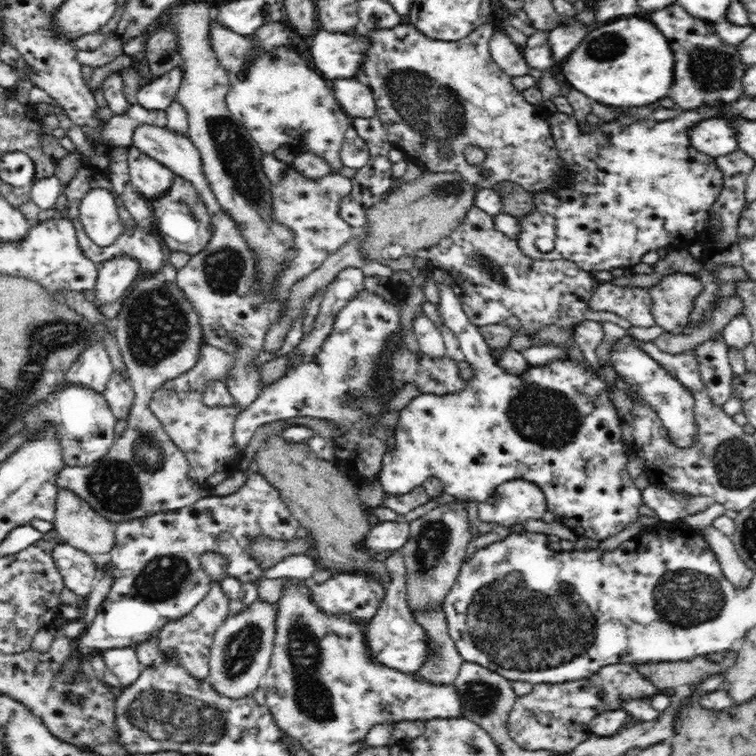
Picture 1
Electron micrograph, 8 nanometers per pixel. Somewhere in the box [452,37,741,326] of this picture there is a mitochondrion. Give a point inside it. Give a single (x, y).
(711, 68)

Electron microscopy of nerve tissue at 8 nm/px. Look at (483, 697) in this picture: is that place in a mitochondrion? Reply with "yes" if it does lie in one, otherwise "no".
yes

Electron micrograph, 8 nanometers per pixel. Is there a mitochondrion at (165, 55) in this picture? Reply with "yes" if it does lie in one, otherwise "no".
yes

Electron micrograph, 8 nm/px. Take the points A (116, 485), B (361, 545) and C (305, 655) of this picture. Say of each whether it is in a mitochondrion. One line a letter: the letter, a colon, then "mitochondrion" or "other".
A: mitochondrion
B: other
C: mitochondrion

